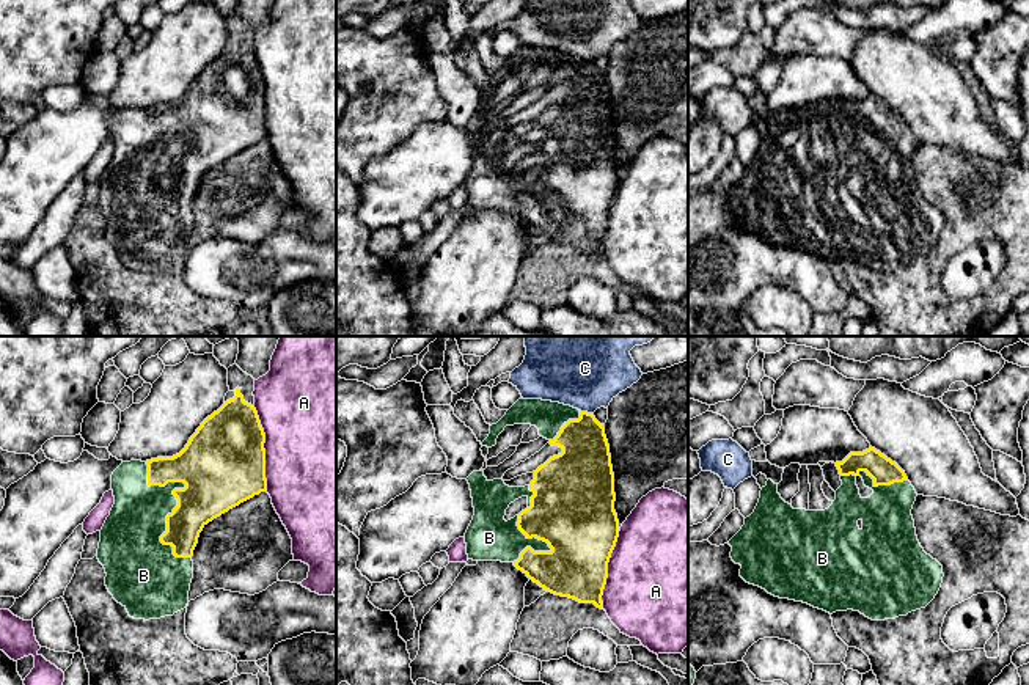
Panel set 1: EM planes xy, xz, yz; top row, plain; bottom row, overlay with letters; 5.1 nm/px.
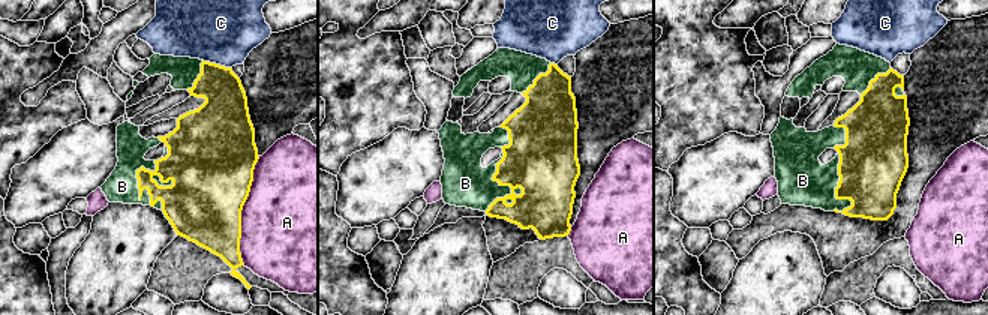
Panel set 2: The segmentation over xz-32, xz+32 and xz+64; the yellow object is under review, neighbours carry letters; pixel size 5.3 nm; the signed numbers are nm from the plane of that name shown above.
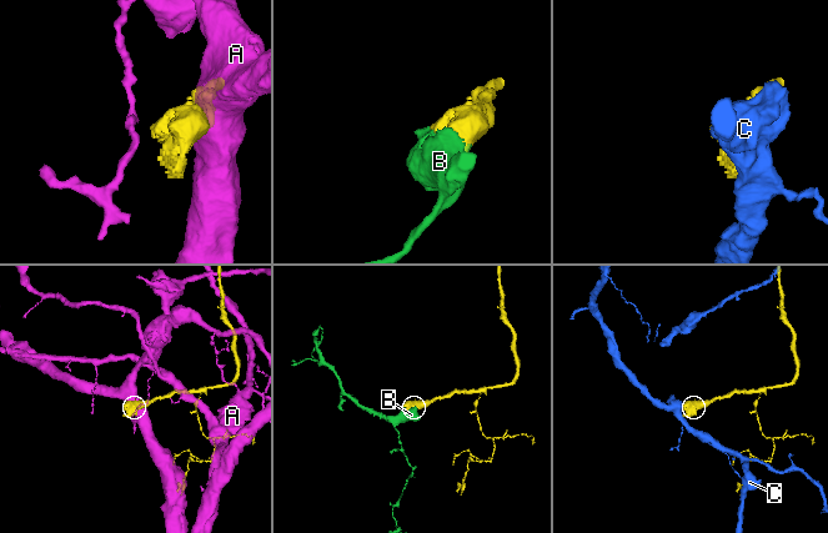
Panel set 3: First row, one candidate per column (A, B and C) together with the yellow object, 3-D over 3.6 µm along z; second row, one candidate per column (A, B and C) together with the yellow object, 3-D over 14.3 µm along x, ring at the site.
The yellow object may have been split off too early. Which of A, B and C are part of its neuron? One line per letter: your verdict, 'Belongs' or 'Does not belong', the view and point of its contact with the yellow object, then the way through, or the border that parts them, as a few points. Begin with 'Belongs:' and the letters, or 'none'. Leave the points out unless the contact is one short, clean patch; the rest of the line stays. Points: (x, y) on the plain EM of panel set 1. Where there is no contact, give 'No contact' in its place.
Belongs: B
A: Does not belong. Touches yellow at xy (263, 96)
B: Belongs. Touches yellow at xy (176, 146)
C: Does not belong. Touches yellow at xz (586, 60)

